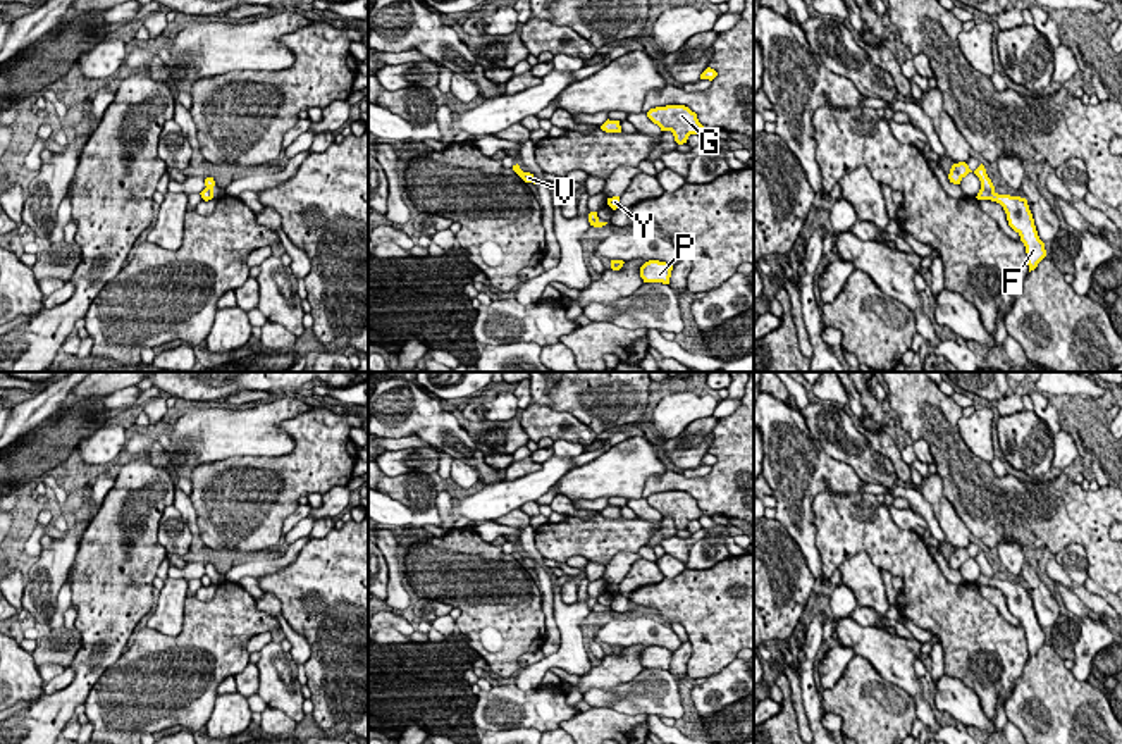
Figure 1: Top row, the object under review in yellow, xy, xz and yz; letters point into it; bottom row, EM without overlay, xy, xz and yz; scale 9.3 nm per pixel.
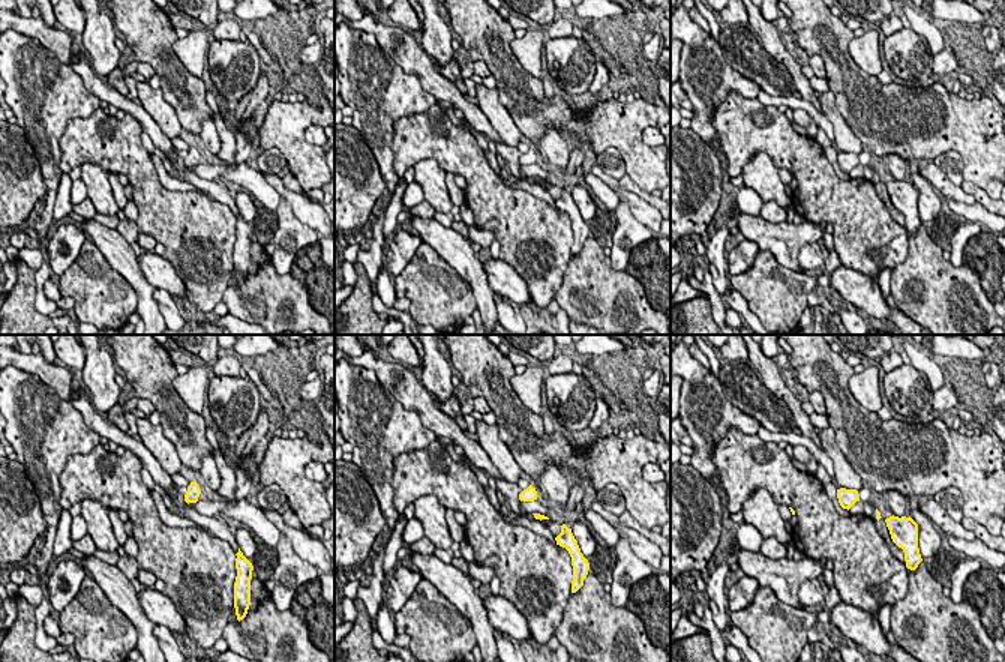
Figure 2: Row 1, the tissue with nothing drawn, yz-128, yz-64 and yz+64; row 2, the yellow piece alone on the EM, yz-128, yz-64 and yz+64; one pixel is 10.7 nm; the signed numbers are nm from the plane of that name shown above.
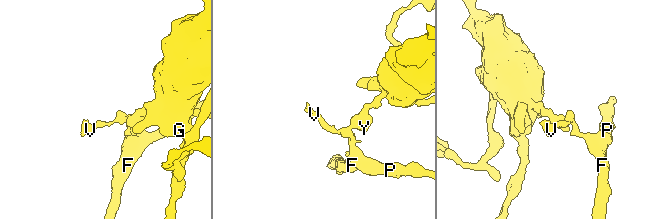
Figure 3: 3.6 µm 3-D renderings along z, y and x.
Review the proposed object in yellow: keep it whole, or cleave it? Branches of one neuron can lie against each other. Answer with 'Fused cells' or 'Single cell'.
Fused cells

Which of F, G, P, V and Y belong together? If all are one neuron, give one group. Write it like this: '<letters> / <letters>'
F P / G V Y

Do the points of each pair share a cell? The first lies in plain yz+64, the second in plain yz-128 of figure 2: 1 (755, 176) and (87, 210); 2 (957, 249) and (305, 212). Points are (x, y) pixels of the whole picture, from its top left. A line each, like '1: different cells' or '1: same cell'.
1: different cells
2: different cells

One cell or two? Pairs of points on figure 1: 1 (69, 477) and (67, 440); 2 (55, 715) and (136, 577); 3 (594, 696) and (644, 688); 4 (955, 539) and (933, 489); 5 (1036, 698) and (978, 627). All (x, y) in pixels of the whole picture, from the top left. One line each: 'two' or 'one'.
1: one
2: one
3: one
4: one
5: two

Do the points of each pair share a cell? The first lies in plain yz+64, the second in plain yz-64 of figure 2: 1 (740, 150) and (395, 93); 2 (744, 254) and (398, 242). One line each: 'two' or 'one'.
1: two
2: one

